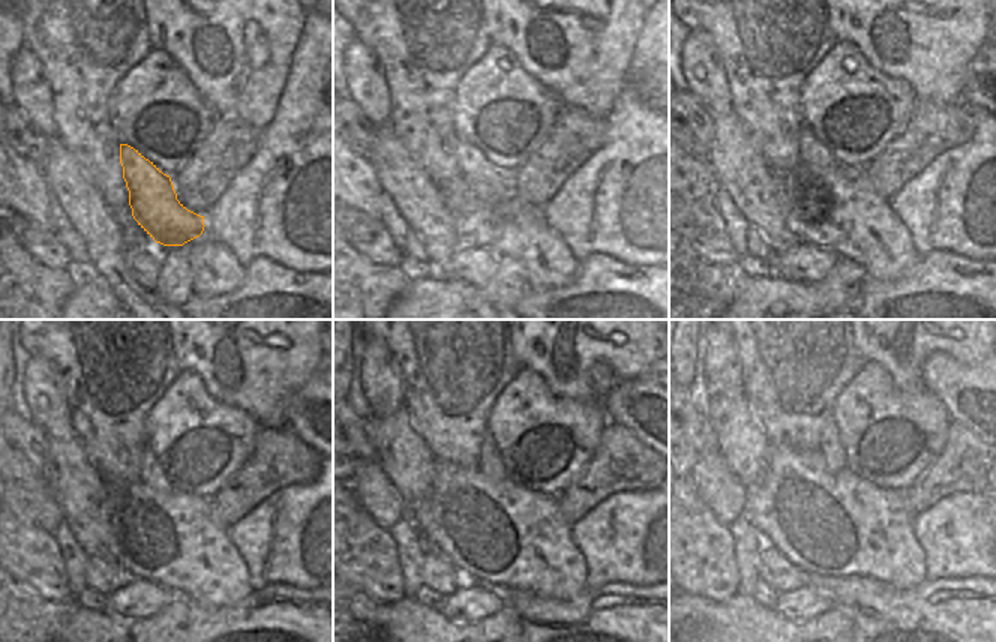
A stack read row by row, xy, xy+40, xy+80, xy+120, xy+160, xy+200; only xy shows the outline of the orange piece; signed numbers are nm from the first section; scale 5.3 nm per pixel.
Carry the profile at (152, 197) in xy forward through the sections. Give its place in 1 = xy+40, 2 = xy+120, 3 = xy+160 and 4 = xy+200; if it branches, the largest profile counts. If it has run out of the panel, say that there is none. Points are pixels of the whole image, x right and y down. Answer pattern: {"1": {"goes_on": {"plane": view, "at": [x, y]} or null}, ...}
{"1": {"goes_on": {"plane": "xy+40", "at": [474, 167]}}, "2": {"goes_on": {"plane": "xy+120", "at": [152, 473]}}, "3": {"goes_on": {"plane": "xy+160", "at": [489, 462]}}, "4": {"goes_on": {"plane": "xy+200", "at": [830, 446]}}}

